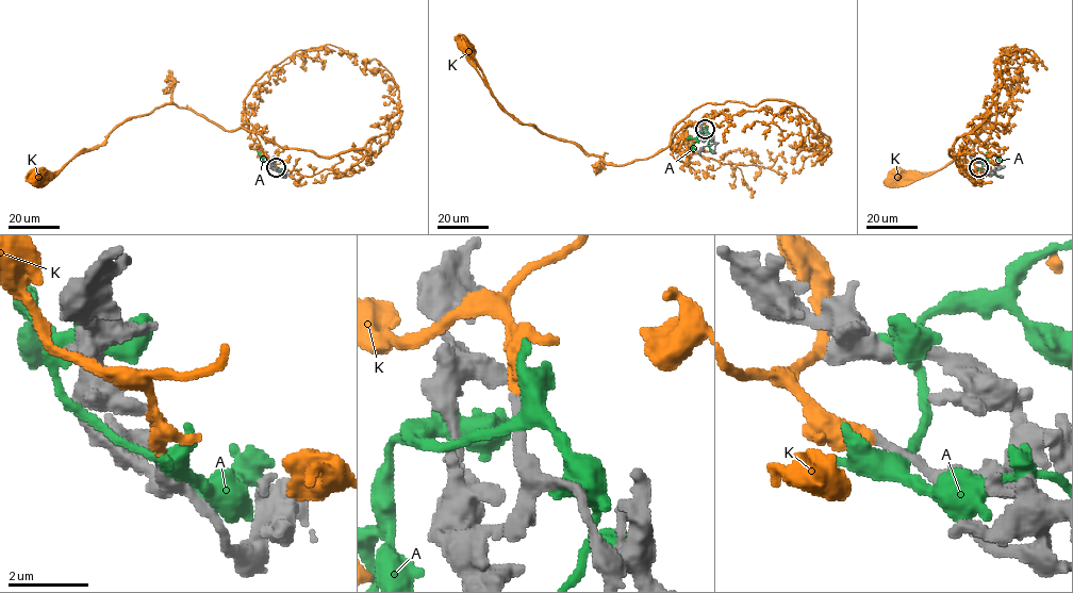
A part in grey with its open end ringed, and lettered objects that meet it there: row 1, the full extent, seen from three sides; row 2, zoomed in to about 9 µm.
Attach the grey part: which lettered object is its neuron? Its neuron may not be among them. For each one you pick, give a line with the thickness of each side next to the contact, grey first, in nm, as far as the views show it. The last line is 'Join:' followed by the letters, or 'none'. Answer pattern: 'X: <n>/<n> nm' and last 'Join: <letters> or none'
K: 200/360 nm
Join: K

